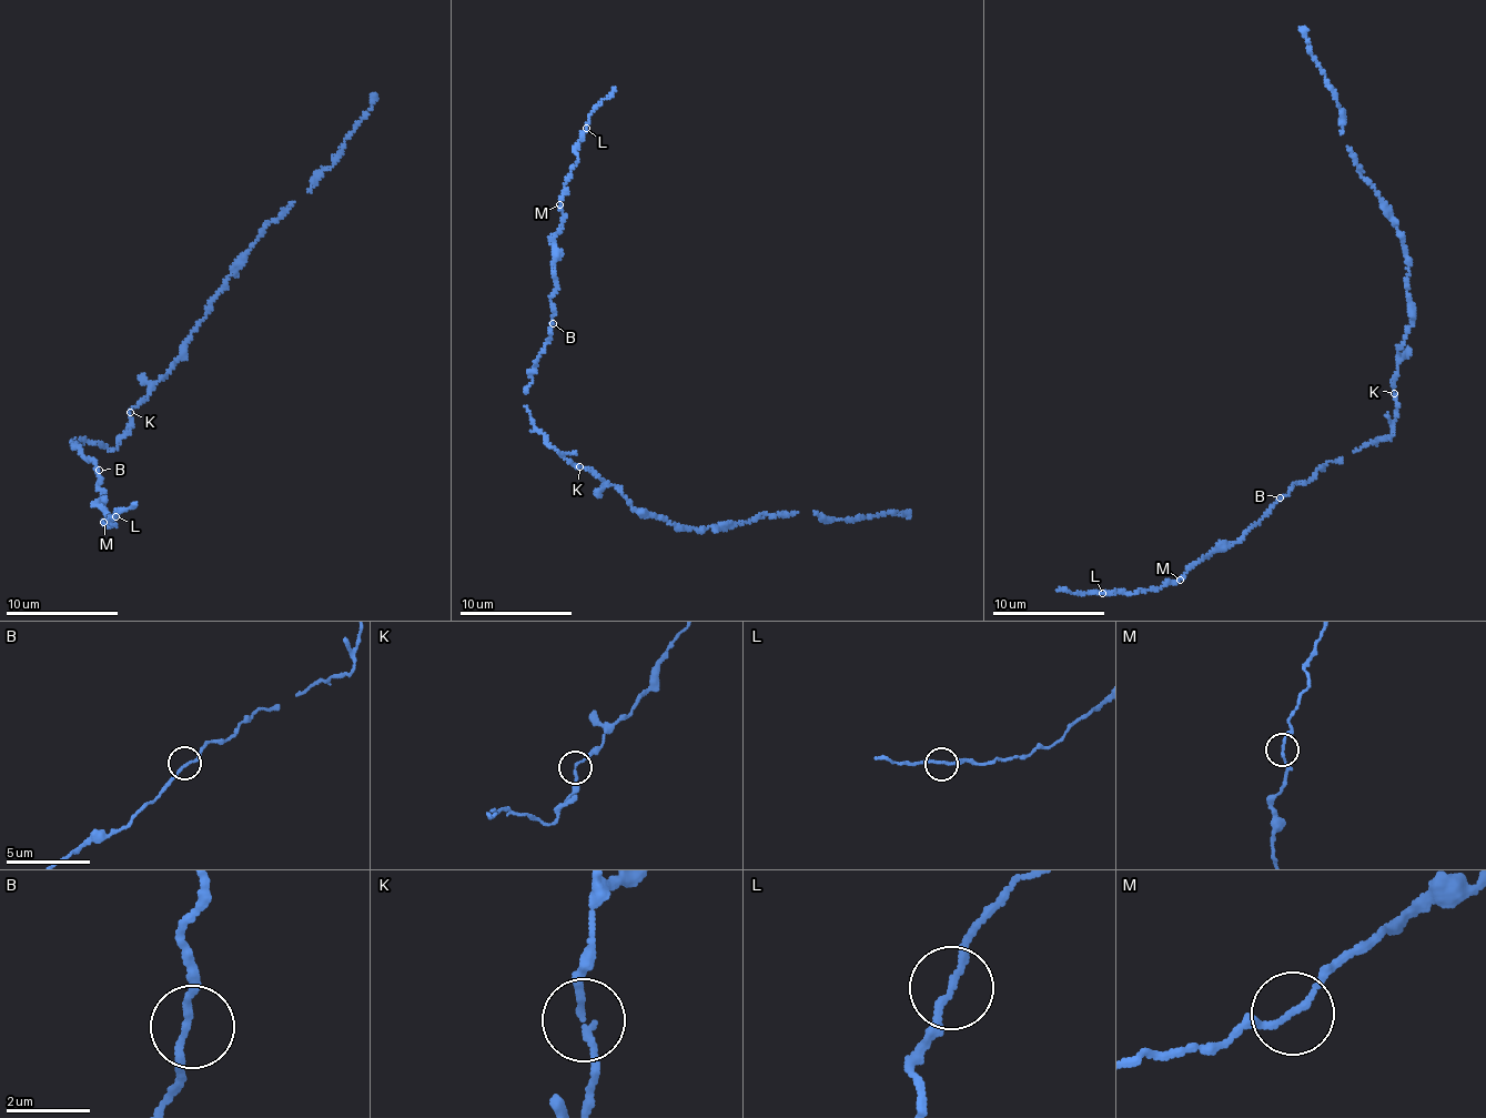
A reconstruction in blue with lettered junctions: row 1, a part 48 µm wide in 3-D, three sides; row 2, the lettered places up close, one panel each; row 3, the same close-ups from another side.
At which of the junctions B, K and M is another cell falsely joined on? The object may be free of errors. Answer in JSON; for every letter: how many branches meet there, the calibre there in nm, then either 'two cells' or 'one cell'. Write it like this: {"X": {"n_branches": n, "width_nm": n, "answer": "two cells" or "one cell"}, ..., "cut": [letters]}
{"B": {"n_branches": 2, "width_nm": 140, "answer": "one cell"}, "K": {"n_branches": 2, "width_nm": 140, "answer": "one cell"}, "M": {"n_branches": 2, "width_nm": 140, "answer": "one cell"}, "cut": []}

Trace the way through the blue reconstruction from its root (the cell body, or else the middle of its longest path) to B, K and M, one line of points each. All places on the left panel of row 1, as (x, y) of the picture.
B: (123, 434), (120, 444), (113, 449), (89, 443), (83, 437), (71, 441), (77, 443), (82, 454), (99, 470)
K: (123, 434), (130, 421), (129, 412)
M: (123, 434), (113, 449), (83, 437), (71, 441), (95, 465), (102, 493), (95, 504), (105, 512), (104, 521)

